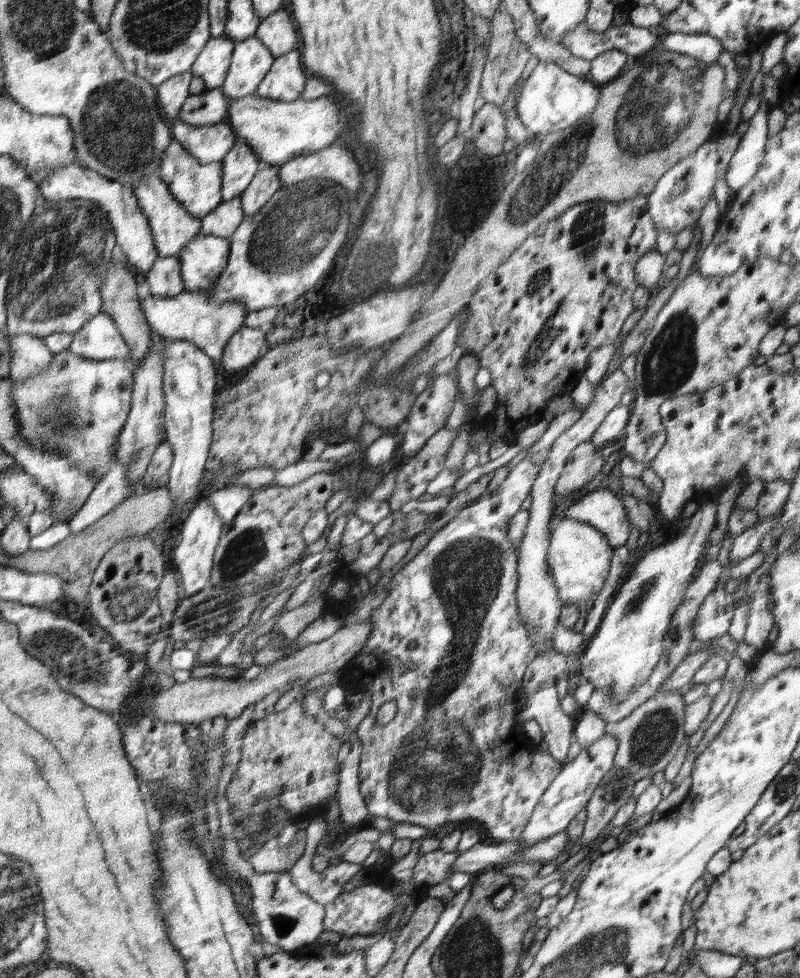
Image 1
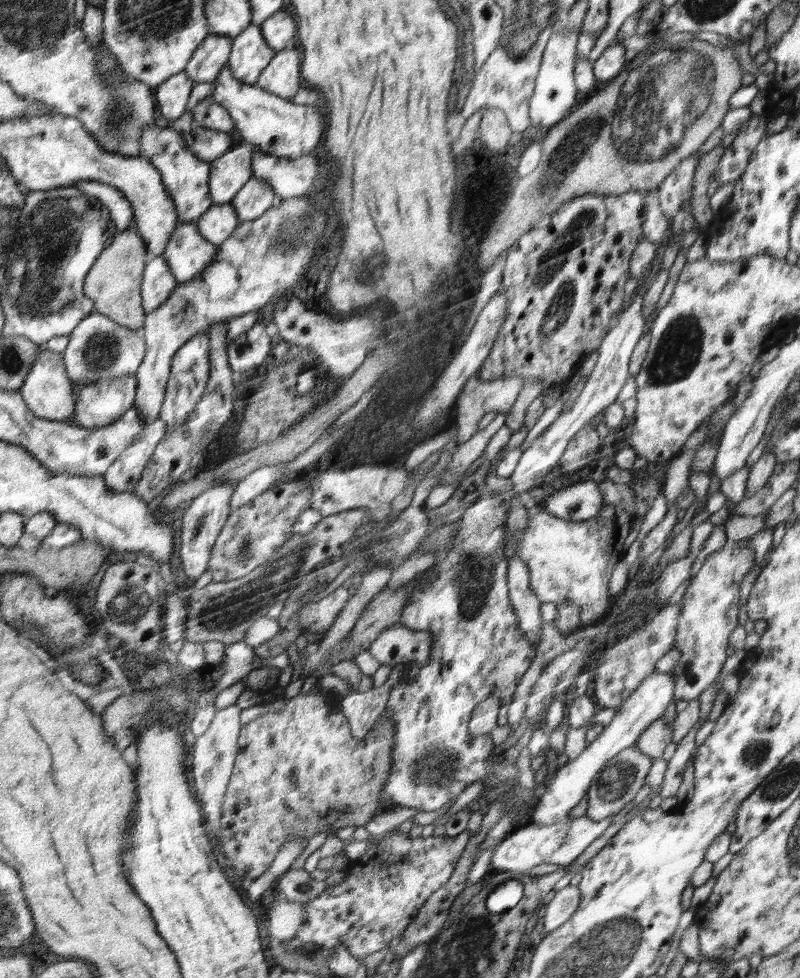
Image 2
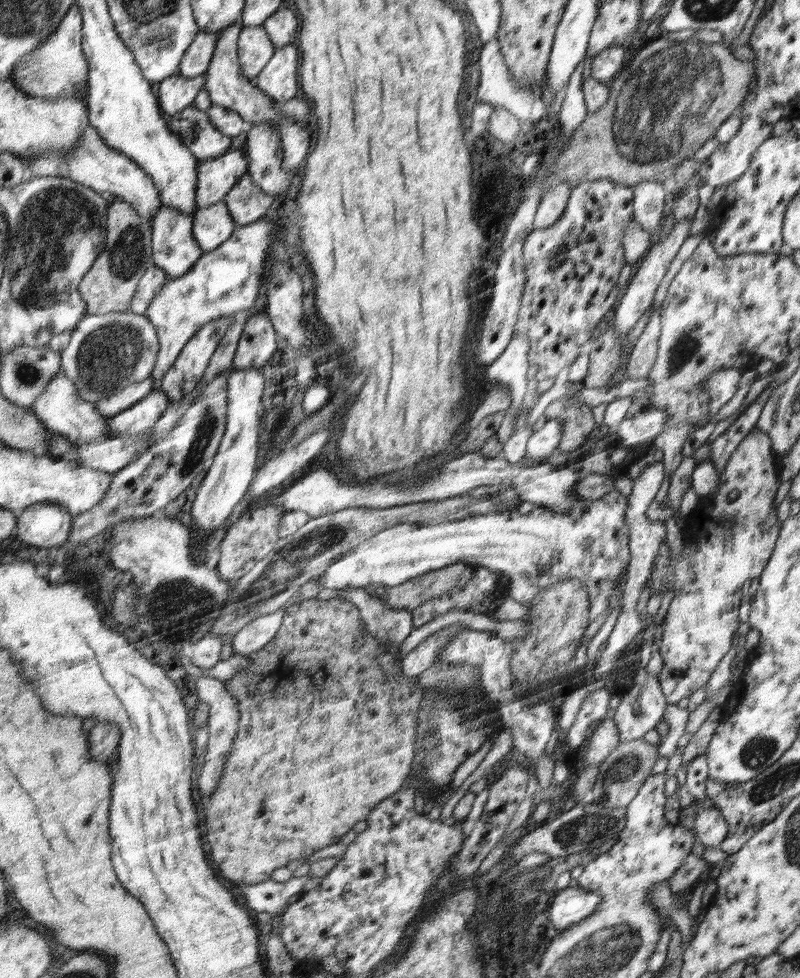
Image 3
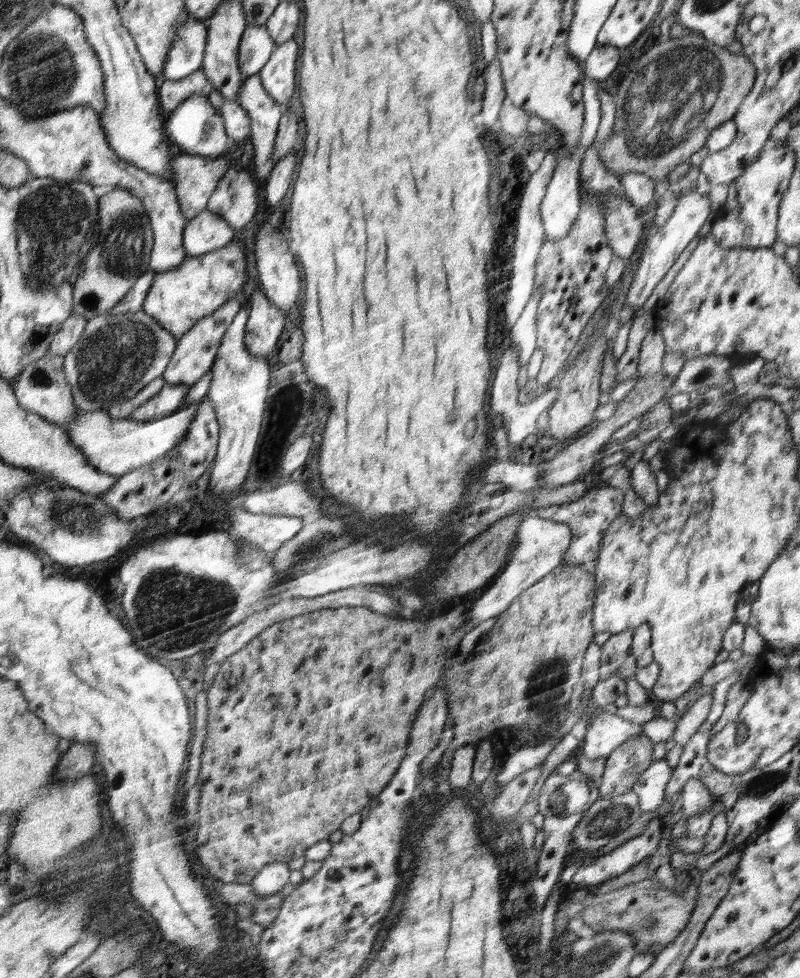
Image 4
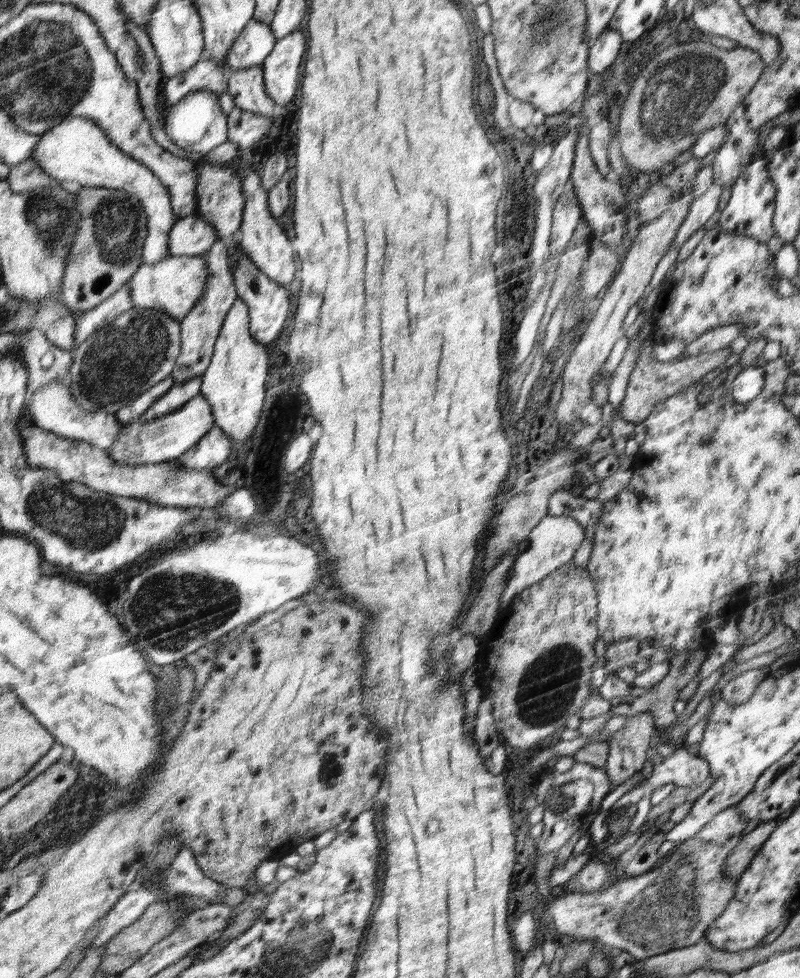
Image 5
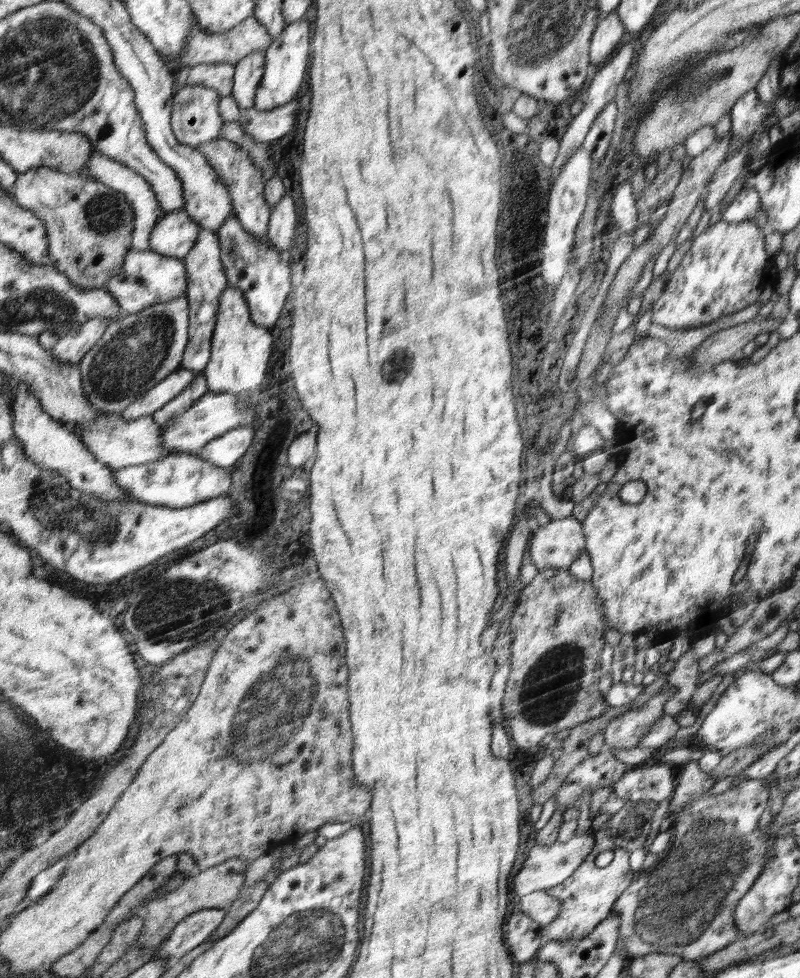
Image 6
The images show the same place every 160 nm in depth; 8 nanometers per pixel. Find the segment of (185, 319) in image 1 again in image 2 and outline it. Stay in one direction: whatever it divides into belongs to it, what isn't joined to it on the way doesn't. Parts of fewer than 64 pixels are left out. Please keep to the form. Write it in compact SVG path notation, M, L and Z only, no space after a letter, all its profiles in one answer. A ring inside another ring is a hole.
M228 320L213 322L203 331L210 340L210 377L203 398L196 405L195 412L184 428L167 434L154 449L146 468L142 471L142 477L132 494L137 494L144 503L152 506L157 500L166 497L174 488L174 484L180 480L180 476L190 468L200 466L202 462L207 464L208 445L218 438L220 428L224 422L232 416L234 410L234 382L232 382L231 366L228 366L229 358L226 358L226 335Z

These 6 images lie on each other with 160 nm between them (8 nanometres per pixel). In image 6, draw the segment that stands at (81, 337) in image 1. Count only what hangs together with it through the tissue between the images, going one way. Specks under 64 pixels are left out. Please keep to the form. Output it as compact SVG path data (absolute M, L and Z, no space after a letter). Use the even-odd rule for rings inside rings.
M183 294L176 300L148 306L134 315L124 315L107 326L103 336L88 350L80 362L83 395L90 401L93 408L101 412L119 414L160 381L164 381L178 368L182 368L183 354L188 342L188 305L187 296Z

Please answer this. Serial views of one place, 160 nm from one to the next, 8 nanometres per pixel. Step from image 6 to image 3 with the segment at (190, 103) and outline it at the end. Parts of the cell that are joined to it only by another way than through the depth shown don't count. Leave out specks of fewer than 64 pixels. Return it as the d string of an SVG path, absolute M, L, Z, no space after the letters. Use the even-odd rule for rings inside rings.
M202 88L193 104L170 117L171 129L184 146L191 150L198 160L220 157L230 146L226 138L211 122L207 108L214 106L209 92Z

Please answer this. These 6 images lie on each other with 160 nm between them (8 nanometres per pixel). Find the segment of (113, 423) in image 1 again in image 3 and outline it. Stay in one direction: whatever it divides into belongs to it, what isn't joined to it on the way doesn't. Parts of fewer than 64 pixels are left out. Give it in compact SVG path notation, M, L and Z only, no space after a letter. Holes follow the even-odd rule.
M148 377L146 380L125 386L119 393L114 393L106 400L99 400L95 403L95 408L97 408L100 414L106 417L113 417L134 406L134 404L148 396L153 390L153 380L151 377Z

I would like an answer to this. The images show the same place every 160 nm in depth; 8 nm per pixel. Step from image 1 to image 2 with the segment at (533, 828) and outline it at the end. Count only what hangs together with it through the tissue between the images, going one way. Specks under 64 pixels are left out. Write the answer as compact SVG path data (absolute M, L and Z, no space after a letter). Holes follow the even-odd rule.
M653 672L648 678L644 678L641 685L627 698L627 701L619 708L612 721L603 728L582 753L573 760L569 760L562 768L554 769L549 777L549 786L545 788L538 804L534 806L534 813L528 823L552 824L569 816L569 812L585 797L589 791L592 779L600 773L605 762L608 762L622 749L633 746L636 739L650 724L662 716L668 704L672 702L675 689L675 678L672 673Z

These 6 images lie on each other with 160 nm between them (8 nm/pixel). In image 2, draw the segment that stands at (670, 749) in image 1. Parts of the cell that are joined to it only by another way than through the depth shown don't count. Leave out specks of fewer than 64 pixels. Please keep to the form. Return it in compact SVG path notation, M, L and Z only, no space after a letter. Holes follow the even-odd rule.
M662 714L638 736L633 744L642 751L642 754L647 754L653 761L662 756L664 748L672 741L673 724L665 724L667 723Z

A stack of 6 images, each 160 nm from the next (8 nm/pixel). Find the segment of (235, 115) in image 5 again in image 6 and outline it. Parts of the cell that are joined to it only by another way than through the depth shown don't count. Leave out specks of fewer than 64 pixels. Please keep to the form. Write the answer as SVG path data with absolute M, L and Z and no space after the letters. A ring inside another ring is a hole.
M298 98L271 111L243 109L237 120L255 142L272 142L293 130L298 113Z

